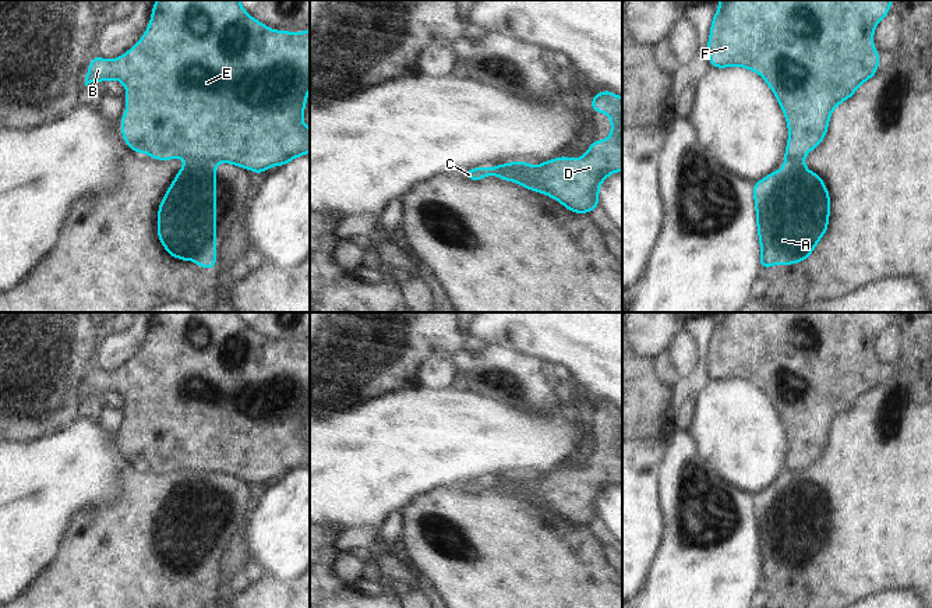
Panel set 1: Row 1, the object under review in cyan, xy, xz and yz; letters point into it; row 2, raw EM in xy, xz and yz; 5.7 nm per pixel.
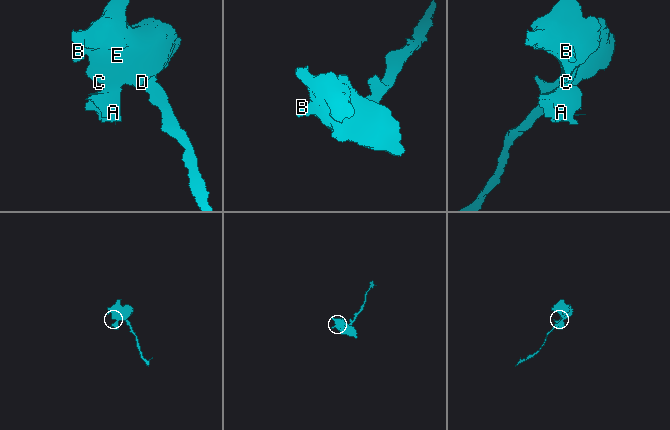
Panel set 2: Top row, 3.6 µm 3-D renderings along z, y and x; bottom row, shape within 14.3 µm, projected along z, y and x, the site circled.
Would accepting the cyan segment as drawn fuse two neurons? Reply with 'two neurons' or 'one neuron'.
two neurons

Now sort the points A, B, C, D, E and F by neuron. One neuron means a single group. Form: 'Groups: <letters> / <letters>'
Groups: A / B C D E F

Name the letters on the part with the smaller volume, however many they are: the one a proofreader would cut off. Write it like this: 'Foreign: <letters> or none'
Foreign: A

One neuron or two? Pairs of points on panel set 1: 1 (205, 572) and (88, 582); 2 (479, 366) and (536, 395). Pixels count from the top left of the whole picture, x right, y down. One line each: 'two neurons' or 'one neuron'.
1: one neuron
2: one neuron

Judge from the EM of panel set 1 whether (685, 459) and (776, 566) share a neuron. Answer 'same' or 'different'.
different

